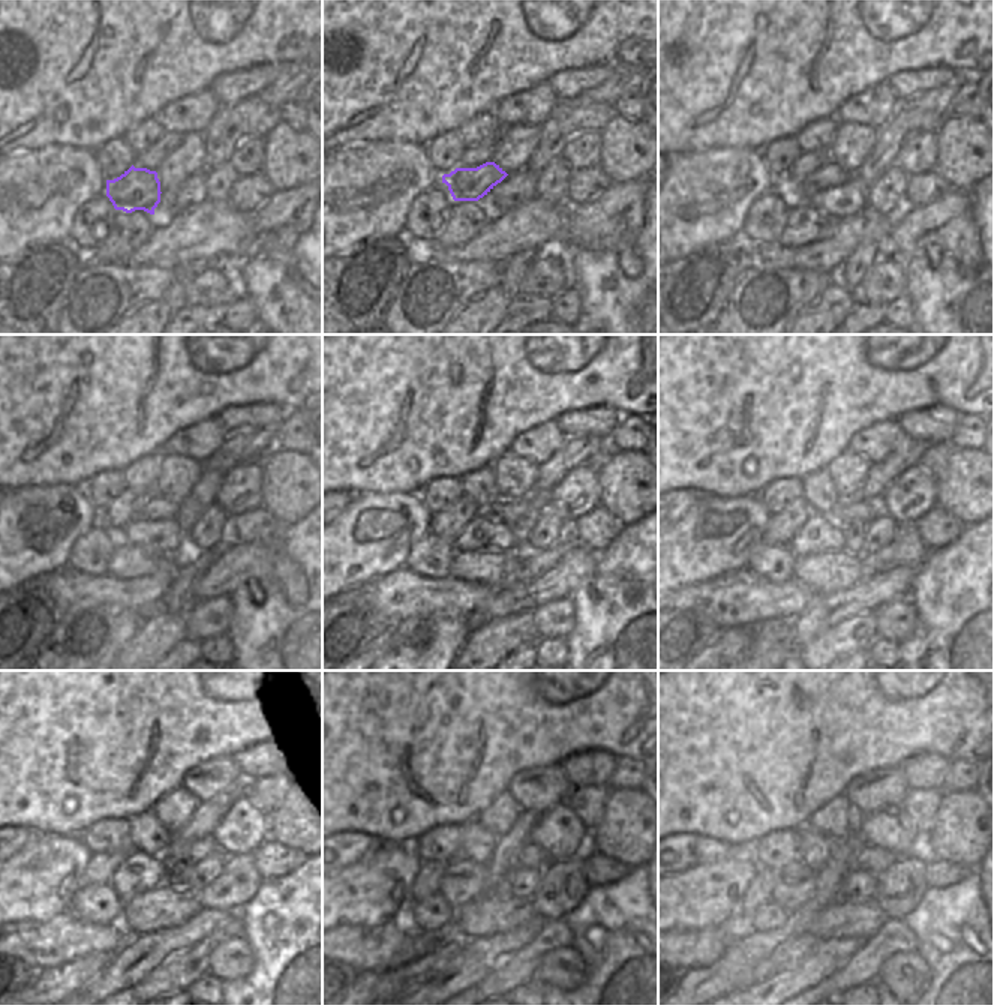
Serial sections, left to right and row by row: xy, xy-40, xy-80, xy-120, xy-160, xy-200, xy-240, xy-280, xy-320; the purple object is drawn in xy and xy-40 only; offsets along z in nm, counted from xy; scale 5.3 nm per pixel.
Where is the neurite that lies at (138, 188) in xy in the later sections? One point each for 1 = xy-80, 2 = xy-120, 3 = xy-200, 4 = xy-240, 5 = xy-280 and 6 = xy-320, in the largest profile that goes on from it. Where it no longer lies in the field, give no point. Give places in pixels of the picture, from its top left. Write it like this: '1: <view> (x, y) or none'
1: xy-80 (829, 174)
2: xy-120 (156, 507)
3: xy-200 (847, 510)
4: xy-240 (195, 851)
5: xy-280 (531, 857)
6: xy-320 (871, 858)

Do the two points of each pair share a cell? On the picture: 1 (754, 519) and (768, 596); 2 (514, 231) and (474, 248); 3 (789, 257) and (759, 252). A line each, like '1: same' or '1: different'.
1: different
2: same
3: same

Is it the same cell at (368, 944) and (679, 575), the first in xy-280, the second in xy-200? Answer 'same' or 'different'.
different

